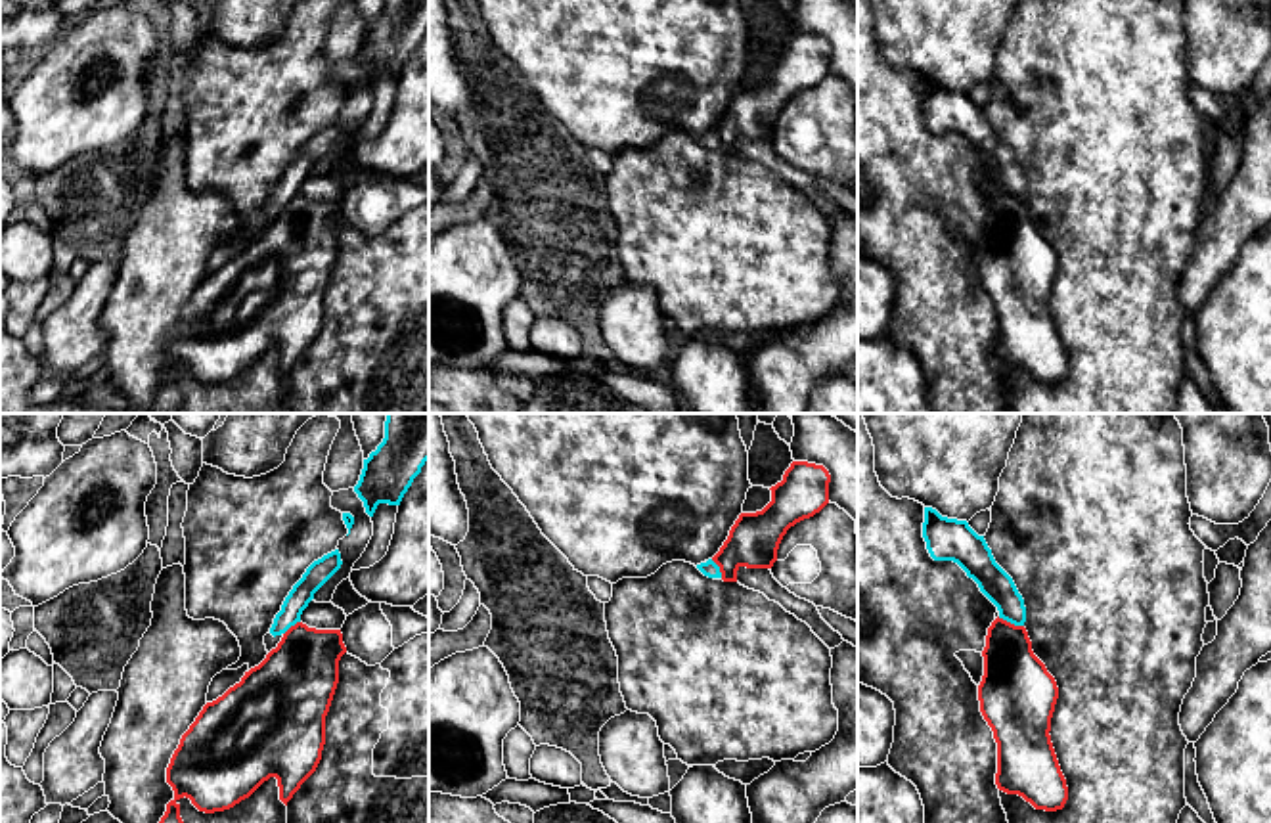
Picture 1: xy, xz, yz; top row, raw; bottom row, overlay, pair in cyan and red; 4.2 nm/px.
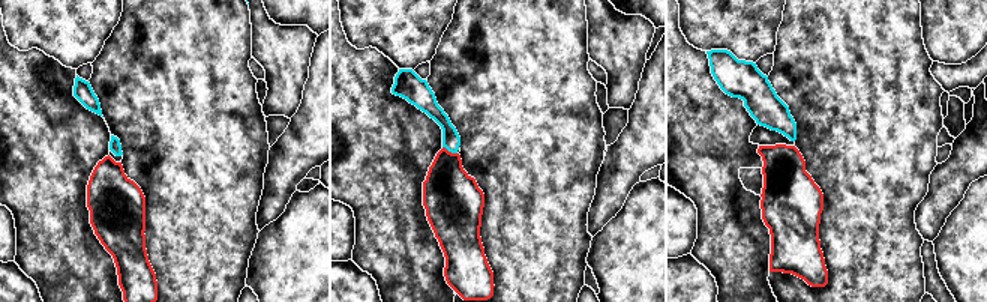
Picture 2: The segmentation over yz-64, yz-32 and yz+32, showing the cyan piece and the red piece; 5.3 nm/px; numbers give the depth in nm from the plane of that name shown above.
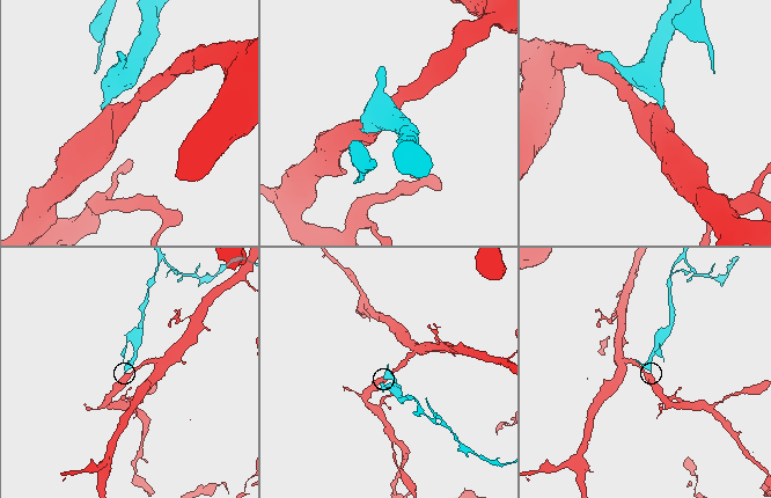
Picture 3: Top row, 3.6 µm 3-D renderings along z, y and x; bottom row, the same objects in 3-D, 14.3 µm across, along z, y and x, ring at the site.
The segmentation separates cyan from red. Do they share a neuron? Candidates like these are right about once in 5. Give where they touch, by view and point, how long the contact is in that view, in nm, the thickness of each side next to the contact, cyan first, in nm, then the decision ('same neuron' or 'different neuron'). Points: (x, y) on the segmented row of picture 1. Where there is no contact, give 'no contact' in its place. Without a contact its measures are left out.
meets cyan in yz at (1011, 622); contact 120 nm long; 140 nm thick on the cyan side, 280 nm on the other; different neuron

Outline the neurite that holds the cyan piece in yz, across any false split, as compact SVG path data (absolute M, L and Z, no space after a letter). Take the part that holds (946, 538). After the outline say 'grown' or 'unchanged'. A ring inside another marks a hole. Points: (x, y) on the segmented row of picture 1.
M925 507L923 538L934 561L957 563L980 591L997 607L999 618L1024 626L1026 607L1013 578L995 563L984 536L978 536L967 521L942 517Z; unchanged

